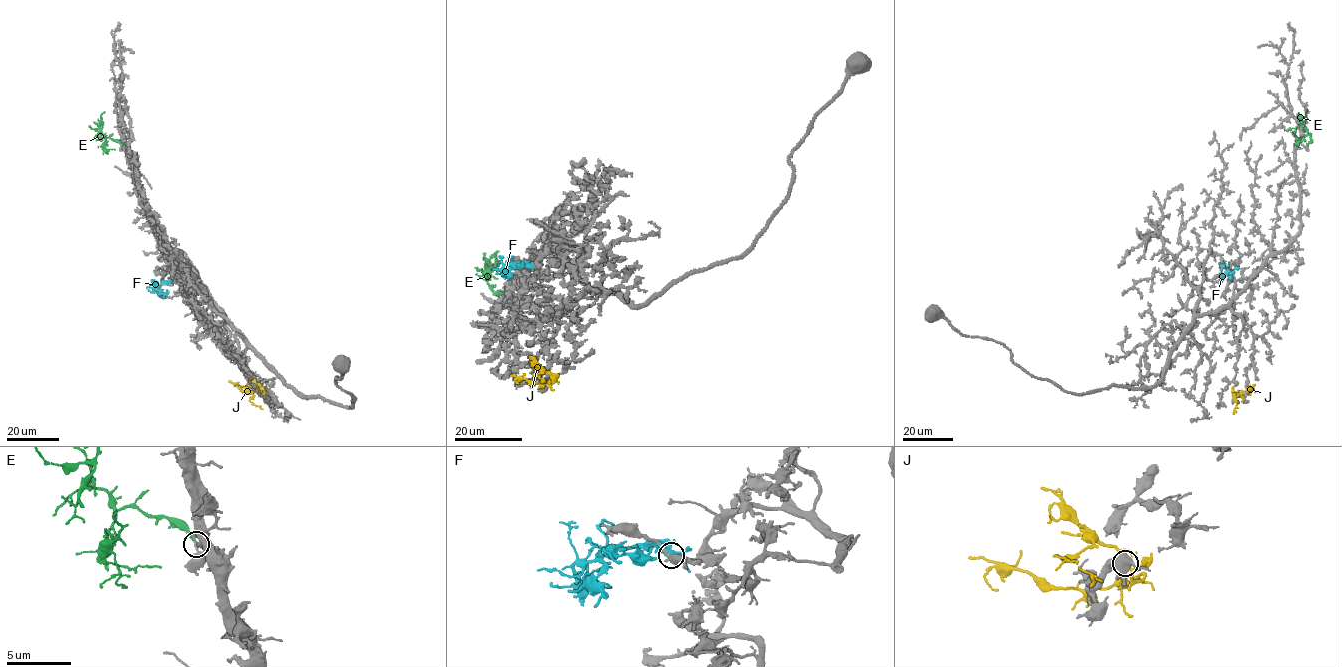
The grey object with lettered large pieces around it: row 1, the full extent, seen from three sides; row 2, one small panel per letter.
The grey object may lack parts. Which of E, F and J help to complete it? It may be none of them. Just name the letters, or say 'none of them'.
none of them

